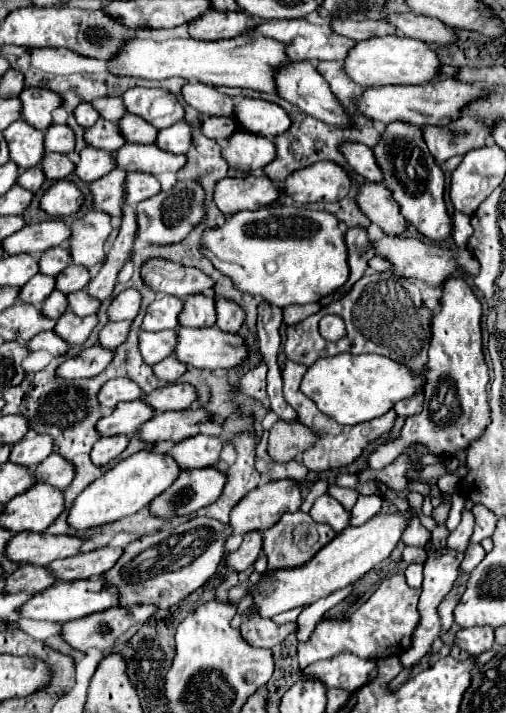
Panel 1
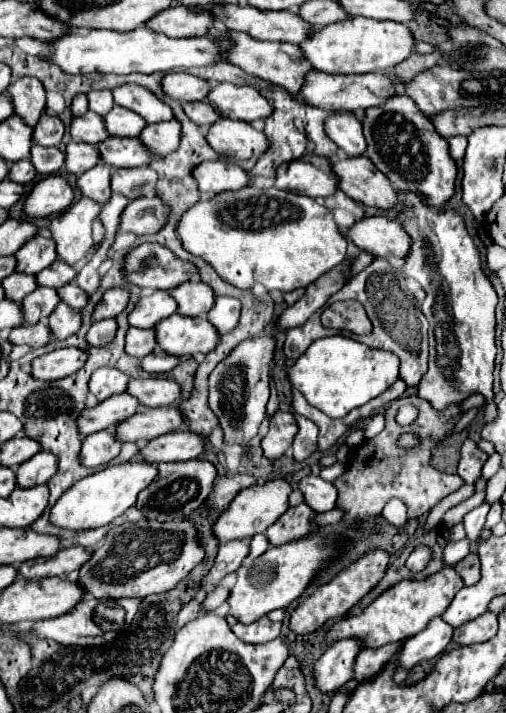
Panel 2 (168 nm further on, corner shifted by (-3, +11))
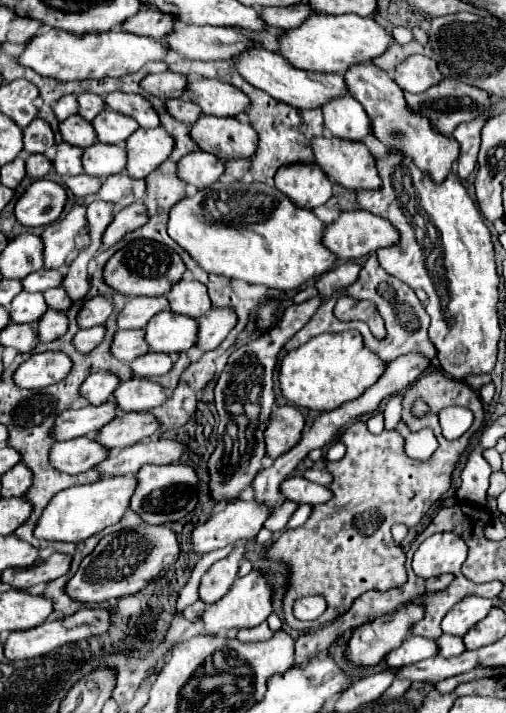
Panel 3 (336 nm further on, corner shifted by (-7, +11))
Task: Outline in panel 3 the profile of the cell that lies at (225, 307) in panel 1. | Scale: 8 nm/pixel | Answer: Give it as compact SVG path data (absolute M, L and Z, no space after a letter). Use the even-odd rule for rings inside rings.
M210 308L202 318L198 318L198 348L214 350L228 336L236 324L234 308Z

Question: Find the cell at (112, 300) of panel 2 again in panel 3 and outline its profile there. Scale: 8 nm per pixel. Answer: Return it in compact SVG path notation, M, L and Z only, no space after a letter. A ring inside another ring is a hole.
M94 296L88 298L78 314L78 324L80 328L92 328L92 326L100 326L108 320L108 316L112 314L114 304L112 300L104 298L104 296Z

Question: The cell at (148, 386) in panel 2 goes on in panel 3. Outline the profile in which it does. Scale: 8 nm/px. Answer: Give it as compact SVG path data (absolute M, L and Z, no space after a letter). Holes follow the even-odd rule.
M148 378L126 380L114 392L118 412L148 412L156 406L162 406L166 400L166 390Z

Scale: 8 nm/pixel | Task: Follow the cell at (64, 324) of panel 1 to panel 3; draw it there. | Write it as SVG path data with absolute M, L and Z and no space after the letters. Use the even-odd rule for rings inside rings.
M52 308L38 320L38 340L52 342L62 338L68 332L66 312L54 312Z

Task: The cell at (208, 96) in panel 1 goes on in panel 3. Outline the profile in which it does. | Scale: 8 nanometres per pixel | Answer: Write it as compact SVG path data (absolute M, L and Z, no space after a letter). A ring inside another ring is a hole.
M160 72L160 74L150 74L142 80L142 88L148 92L148 94L154 94L158 98L182 98L186 94L186 84L188 84L188 78L182 76L182 74L176 74L176 72Z

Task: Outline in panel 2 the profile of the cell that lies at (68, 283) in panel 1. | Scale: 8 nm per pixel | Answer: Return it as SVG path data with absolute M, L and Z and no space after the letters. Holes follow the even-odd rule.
M56 260L48 268L36 274L36 284L38 286L48 286L48 288L60 288L68 282L72 282L76 276L76 270L70 264L62 264L62 260Z

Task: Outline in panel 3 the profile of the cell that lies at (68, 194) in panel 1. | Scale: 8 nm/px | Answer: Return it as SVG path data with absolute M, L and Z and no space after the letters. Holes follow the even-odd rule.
M36 180L16 202L14 214L24 226L46 226L54 222L66 206L66 190L52 180Z

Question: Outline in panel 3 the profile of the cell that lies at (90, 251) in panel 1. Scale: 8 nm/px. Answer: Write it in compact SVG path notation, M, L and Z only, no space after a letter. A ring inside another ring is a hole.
M74 204L74 208L60 220L46 226L42 234L44 242L44 266L60 268L68 254L76 250L76 236L86 226L86 204Z

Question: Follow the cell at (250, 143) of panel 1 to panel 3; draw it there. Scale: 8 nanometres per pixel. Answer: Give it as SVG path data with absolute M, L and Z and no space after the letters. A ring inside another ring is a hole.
M200 116L200 120L190 128L190 136L200 150L222 160L228 160L226 156L252 158L258 150L258 134L250 124L244 124L238 118Z

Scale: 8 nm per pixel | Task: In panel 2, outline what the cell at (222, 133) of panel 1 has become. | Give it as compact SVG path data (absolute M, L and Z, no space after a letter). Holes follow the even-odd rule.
M184 102L182 108L184 108L186 116L188 116L194 124L198 124L198 126L202 126L202 128L208 128L210 124L214 124L214 120L220 118L220 116L214 112L214 108L210 108L210 104L206 104L206 102Z

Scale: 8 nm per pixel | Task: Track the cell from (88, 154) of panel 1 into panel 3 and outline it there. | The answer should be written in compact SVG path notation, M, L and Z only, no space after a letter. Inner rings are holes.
M62 142L58 146L58 154L56 158L52 160L54 164L54 170L60 174L60 176L78 176L84 172L82 168L82 148L74 148L72 144L66 144Z

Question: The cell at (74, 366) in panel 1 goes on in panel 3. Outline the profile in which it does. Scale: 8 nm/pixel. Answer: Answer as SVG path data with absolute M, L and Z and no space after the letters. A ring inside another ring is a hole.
M42 352L32 354L14 374L14 382L20 388L46 388L64 380L70 374L72 360L66 352Z

